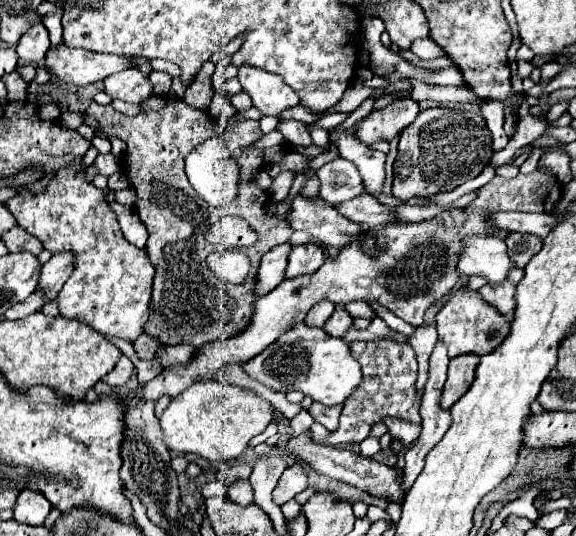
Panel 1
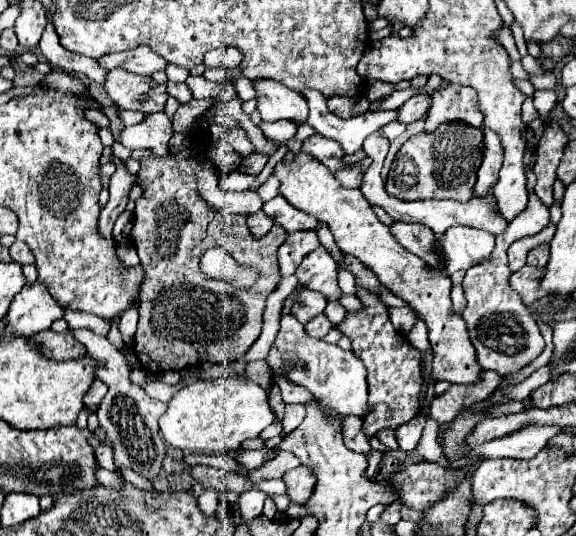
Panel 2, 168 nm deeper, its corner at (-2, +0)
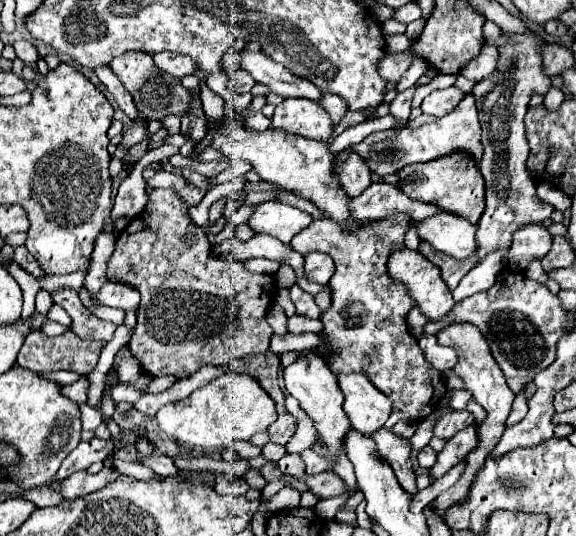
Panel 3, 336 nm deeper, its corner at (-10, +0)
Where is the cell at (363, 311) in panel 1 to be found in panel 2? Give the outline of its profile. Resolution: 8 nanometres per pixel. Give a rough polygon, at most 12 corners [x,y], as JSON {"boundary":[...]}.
{"boundary":[[322,245],[296,269],[302,285],[340,303],[336,263]]}

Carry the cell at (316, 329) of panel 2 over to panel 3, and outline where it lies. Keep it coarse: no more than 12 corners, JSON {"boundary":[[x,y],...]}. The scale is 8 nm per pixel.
{"boundary":[[302,315],[288,319],[290,333],[320,333],[318,319],[306,319]]}

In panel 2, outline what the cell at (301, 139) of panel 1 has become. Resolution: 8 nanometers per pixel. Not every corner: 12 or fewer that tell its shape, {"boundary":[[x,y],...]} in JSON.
{"boundary":[[318,133],[302,141],[330,171],[344,167],[342,147]]}

